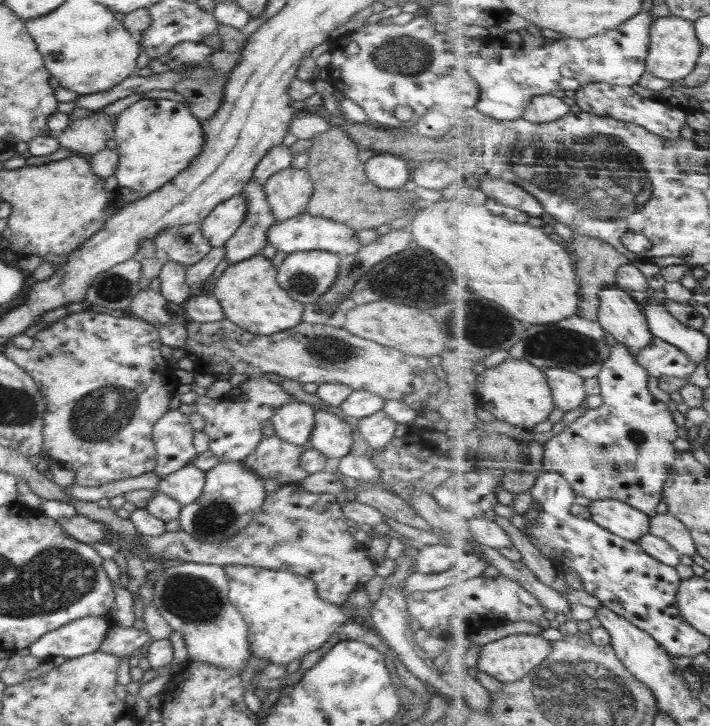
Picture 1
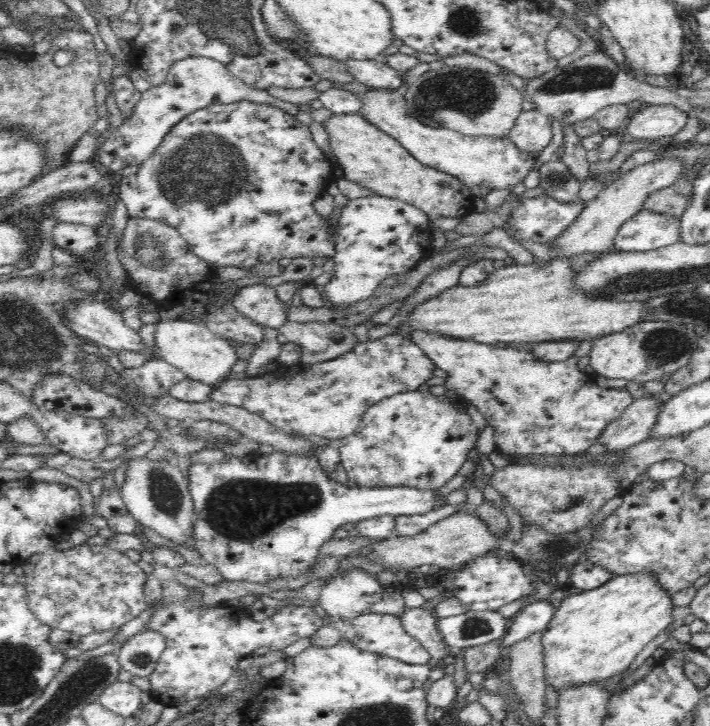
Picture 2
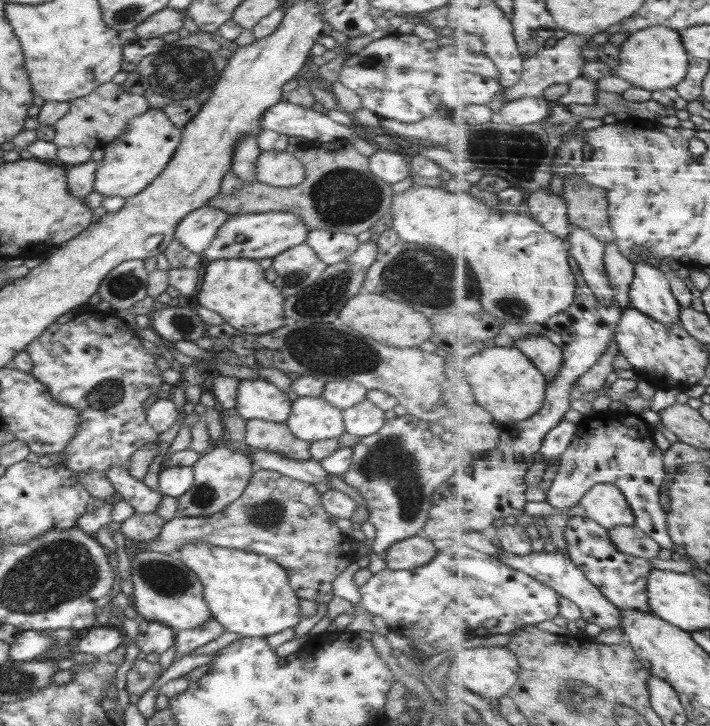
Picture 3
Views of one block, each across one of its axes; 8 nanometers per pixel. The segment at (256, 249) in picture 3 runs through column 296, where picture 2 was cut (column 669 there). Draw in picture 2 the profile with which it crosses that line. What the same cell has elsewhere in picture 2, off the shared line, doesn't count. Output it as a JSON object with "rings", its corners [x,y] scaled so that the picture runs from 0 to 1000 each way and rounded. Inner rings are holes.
{"rings":[[[904,289],[876,309],[865,340],[877,347],[918,347],[958,333],[959,303]]]}

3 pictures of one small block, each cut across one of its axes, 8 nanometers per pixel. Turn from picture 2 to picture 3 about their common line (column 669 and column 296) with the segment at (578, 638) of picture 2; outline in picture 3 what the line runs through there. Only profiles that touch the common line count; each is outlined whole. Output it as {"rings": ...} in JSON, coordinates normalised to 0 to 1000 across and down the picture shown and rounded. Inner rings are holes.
{"rings":[[[287,747],[262,749],[251,758],[251,762],[254,762],[256,774],[273,787],[279,792],[279,798],[285,800],[287,828],[296,836],[300,851],[313,860],[313,865],[318,871],[330,871],[330,873],[338,873],[342,877],[375,880],[383,873],[397,871],[397,868],[414,865],[423,857],[421,821],[406,802],[403,784],[390,774],[375,766],[366,766],[366,763],[344,760],[344,758],[332,755],[307,755],[307,752],[296,752]]]}

